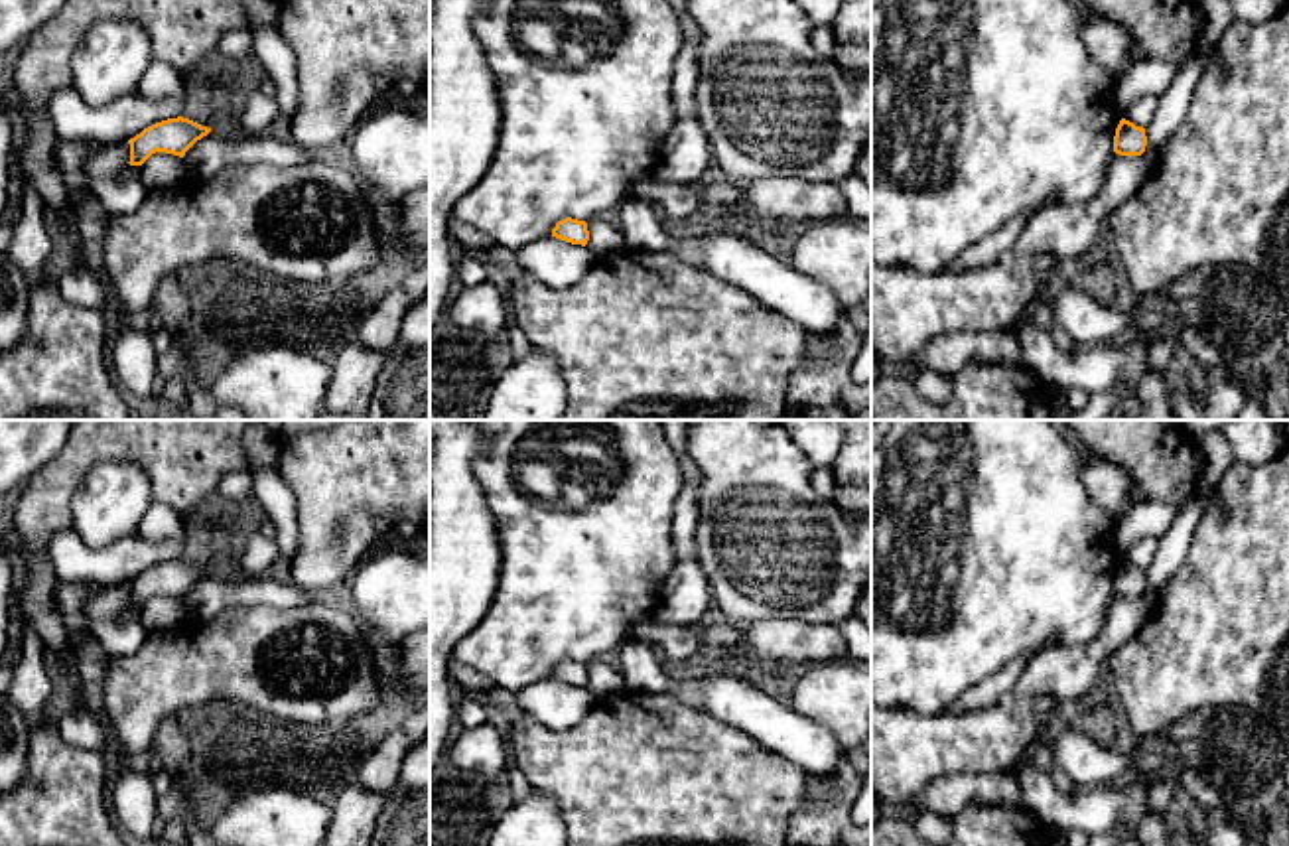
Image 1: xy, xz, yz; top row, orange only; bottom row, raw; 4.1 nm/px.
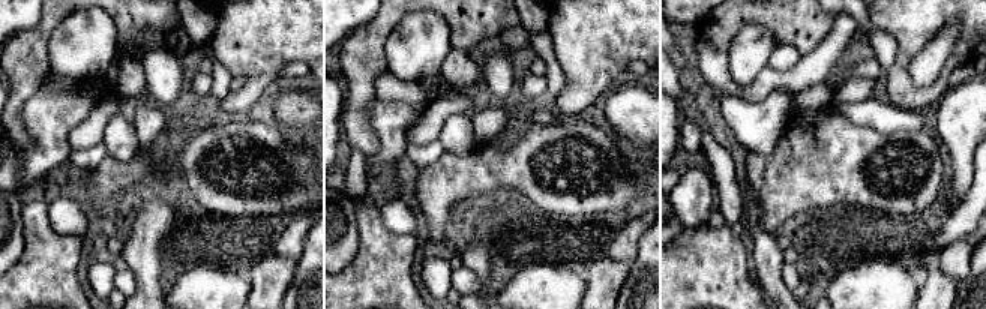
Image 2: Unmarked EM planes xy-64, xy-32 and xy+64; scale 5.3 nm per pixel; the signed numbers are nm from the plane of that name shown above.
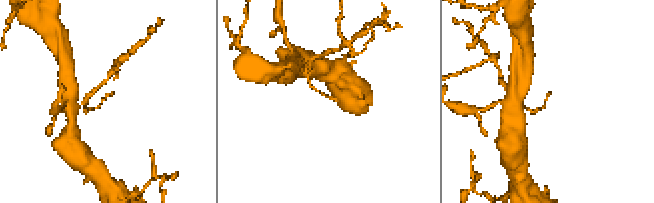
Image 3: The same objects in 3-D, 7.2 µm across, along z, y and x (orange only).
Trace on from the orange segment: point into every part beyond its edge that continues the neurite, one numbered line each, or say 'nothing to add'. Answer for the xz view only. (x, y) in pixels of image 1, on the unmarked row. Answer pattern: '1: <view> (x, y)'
nothing to add

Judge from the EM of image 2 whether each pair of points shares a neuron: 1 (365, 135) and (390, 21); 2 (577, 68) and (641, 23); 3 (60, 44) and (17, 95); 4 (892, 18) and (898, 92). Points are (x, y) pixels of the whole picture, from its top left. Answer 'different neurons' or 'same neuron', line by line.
1: same neuron
2: same neuron
3: different neurons
4: same neuron

